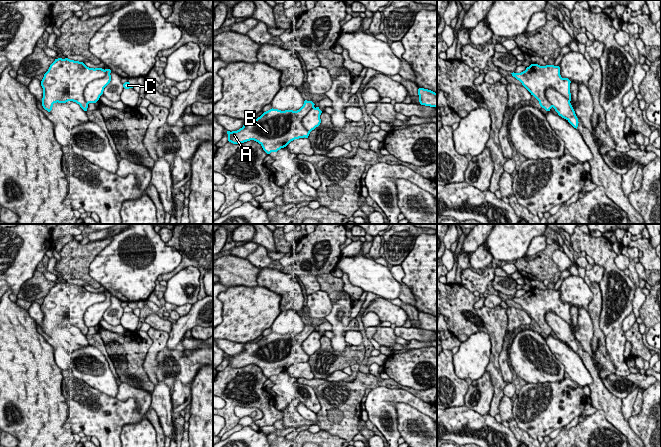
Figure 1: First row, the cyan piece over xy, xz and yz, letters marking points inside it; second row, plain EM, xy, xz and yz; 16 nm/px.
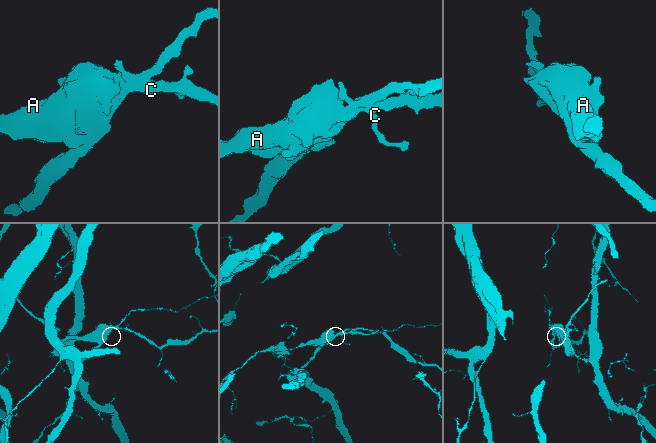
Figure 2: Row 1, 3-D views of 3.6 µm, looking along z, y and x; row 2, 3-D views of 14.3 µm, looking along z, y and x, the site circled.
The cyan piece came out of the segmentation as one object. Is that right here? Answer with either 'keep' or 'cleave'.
cleave

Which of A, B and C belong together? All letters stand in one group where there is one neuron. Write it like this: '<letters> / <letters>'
A B / C

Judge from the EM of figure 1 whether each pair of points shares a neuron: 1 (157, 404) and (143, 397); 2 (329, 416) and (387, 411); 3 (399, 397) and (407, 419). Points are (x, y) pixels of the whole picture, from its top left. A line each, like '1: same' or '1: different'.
1: different
2: different
3: different

